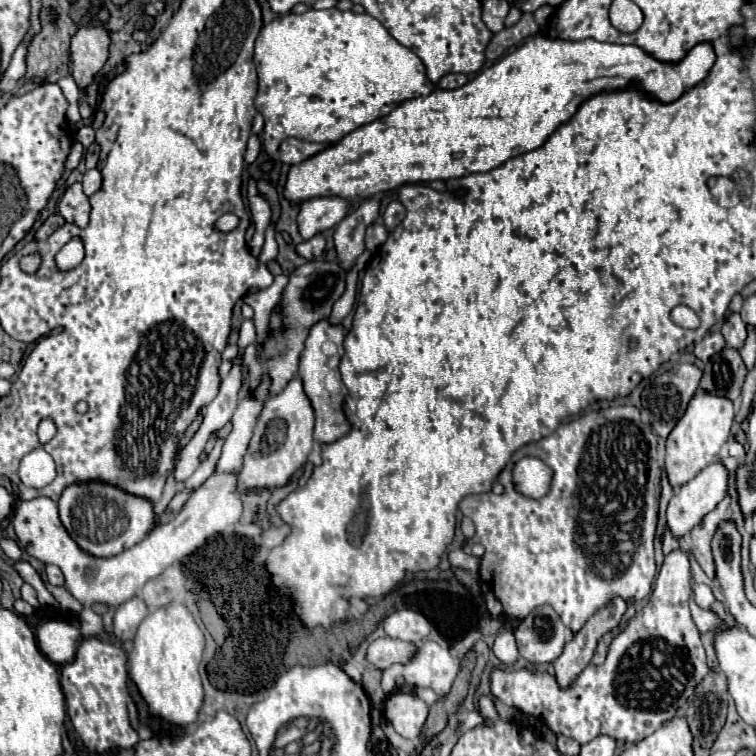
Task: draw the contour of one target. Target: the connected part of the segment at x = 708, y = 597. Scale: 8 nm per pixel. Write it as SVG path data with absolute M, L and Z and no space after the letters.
M694 585L694 601L702 609L710 609L710 605L716 601L716 597L708 585Z

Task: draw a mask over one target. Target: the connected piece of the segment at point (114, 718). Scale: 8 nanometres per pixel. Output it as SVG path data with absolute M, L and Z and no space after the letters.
M96 637L82 639L72 663L66 663L60 671L62 691L66 695L66 713L82 737L84 745L96 753L104 753L112 747L134 747L138 733L128 719L128 669L124 649L104 643Z

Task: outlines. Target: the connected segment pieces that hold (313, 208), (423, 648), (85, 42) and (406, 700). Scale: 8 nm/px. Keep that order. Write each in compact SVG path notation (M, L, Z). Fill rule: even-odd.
M324 195L324 199L308 199L308 203L300 205L298 213L298 229L304 241L314 235L332 229L340 223L350 209L350 201L336 199L336 195Z
M424 641L418 647L418 653L406 665L394 665L388 669L390 675L402 675L408 685L430 687L438 697L450 693L452 683L458 675L460 663L434 641Z
M94 23L94 27L82 27L74 37L72 37L72 77L76 81L76 85L80 87L80 95L84 95L84 89L88 85L94 83L94 77L98 75L98 71L104 67L106 59L108 59L108 31L96 27L98 23Z
M394 691L384 703L384 715L398 735L418 741L428 717L428 705L412 693Z

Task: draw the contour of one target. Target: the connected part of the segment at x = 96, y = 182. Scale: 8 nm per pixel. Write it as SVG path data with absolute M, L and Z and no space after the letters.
M88 169L88 171L84 173L82 185L84 185L84 193L86 193L86 195L96 193L96 191L102 187L102 173L100 173L100 169Z

